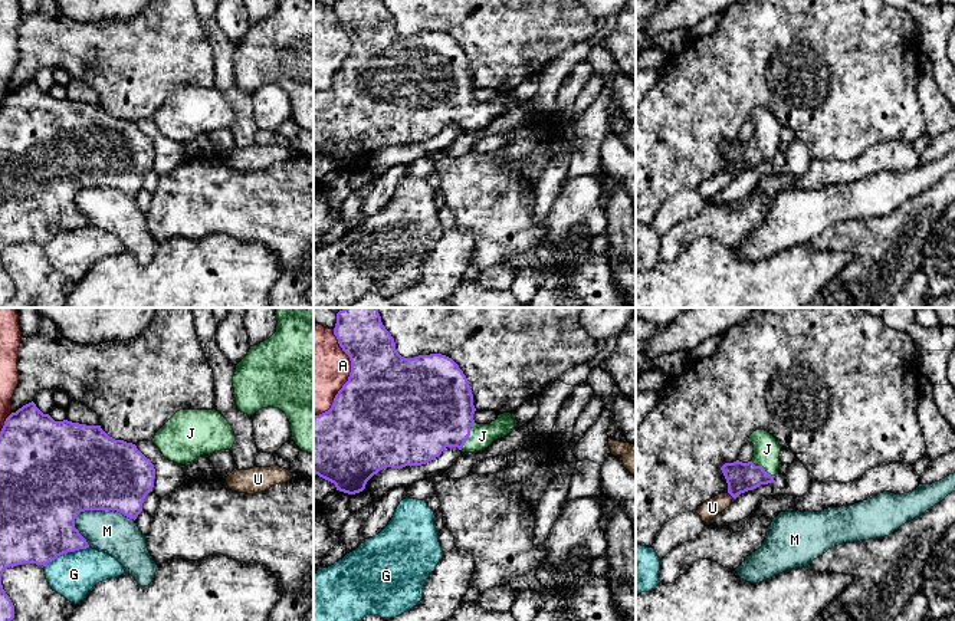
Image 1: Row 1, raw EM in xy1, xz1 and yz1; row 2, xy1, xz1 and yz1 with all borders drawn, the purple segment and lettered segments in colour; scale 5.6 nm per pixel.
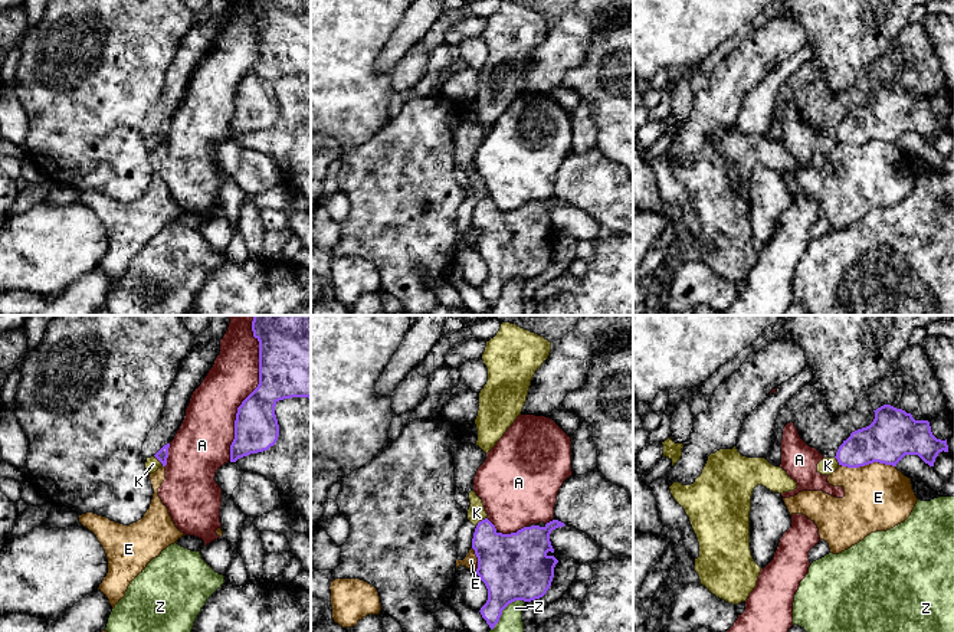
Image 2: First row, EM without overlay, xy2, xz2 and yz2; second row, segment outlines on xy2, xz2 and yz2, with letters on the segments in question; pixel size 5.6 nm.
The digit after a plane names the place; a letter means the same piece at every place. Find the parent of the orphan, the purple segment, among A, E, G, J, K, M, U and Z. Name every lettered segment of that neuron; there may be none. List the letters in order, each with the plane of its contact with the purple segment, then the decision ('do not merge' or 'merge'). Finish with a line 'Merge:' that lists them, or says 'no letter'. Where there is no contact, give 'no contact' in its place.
A: xy2 | do not merge
E: yz2 | do not merge
G: xy1 | do not merge
J: xz1 | merge
K: xz2 | do not merge
M: xy1 | do not merge
U: yz1 | do not merge
Z: xz2 | do not merge
Merge: J

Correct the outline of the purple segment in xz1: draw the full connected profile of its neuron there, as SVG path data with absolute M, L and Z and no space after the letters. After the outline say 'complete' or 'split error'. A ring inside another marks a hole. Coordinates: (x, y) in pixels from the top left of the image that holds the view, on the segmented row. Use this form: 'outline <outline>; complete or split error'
outline M344 308L337 313L334 335L349 356L351 372L331 408L314 415L314 473L334 483L337 490L360 493L380 470L426 464L439 457L446 447L457 447L462 453L482 451L515 427L511 413L499 414L490 424L478 424L473 420L473 394L459 365L442 354L401 356L377 308Z; split error

